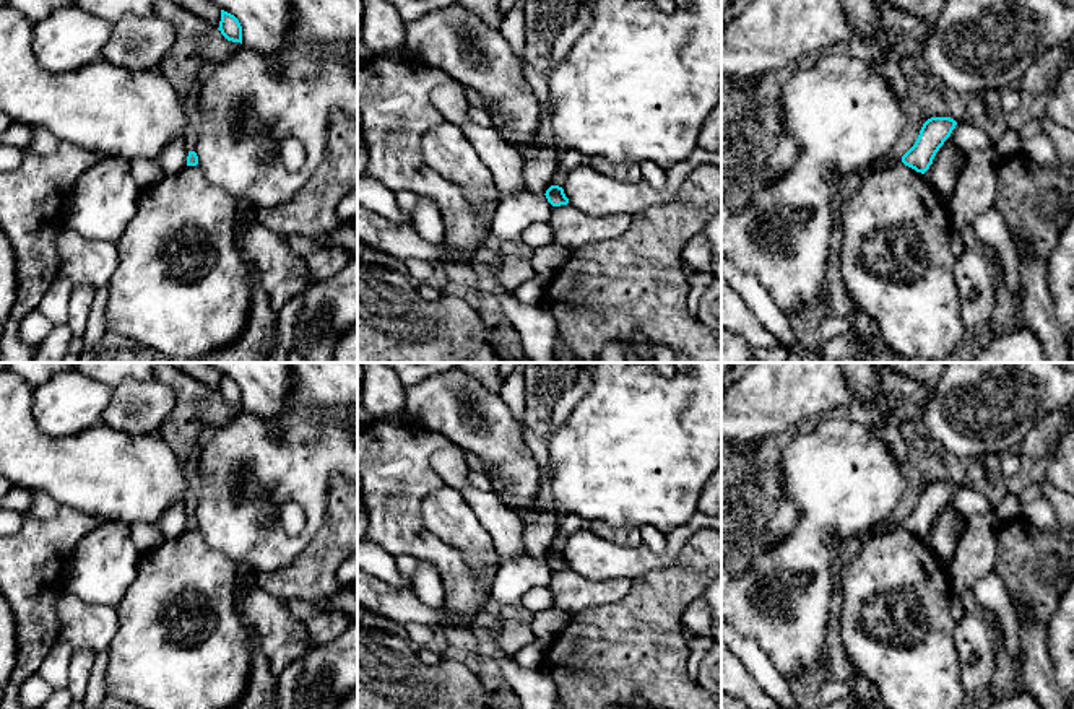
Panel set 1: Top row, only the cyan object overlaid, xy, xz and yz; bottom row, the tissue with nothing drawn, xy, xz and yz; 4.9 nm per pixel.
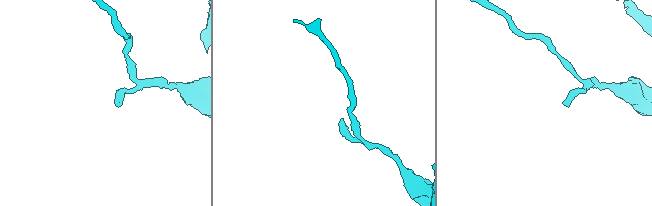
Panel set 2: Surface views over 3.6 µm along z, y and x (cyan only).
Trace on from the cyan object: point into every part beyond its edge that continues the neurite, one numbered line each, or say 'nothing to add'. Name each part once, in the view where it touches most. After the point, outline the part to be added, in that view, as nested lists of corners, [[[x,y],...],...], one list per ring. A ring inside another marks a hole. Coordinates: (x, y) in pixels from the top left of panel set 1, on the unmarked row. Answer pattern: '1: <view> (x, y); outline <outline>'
nothing to add

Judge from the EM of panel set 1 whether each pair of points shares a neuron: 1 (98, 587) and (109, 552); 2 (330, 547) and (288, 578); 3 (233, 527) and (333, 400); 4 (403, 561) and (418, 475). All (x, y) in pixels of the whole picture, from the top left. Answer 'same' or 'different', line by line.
1: same
2: same
3: same
4: different

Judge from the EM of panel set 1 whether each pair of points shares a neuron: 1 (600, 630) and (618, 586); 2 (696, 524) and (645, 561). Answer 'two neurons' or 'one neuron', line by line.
1: two neurons
2: one neuron

